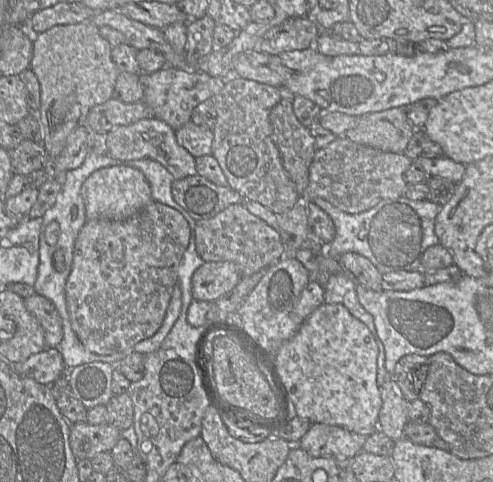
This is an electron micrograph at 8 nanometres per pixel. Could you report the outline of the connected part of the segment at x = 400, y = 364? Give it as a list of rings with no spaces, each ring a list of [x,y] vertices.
[[[419,354],[403,356],[396,364],[392,375],[401,396],[408,402],[419,398],[428,373],[428,357]]]

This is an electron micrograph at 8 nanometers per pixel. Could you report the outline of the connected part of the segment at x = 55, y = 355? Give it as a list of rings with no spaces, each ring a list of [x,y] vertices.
[[[46,348],[23,362],[10,364],[17,374],[47,386],[54,382],[66,367],[57,348]]]

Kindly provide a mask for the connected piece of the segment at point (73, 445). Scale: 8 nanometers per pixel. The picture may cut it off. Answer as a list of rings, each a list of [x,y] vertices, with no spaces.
[[[88,422],[71,424],[70,448],[76,459],[92,459],[101,452],[111,452],[121,431],[105,423],[92,425]]]

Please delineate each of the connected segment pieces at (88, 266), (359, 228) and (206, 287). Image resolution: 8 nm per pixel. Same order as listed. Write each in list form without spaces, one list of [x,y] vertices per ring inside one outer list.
[[[157,201],[123,221],[86,220],[74,242],[71,271],[65,284],[71,327],[82,345],[95,354],[112,355],[131,351],[135,344],[152,337],[164,321],[188,244],[186,220],[175,209]]]
[[[405,197],[382,200],[373,208],[349,214],[323,198],[313,200],[332,219],[336,235],[326,247],[326,254],[333,259],[346,252],[355,252],[368,258],[381,274],[398,271],[420,271],[425,250],[439,243],[435,234],[435,219],[440,206],[427,200],[413,201]]]
[[[205,262],[192,276],[192,296],[214,302],[229,293],[240,281],[241,272],[233,262]]]

